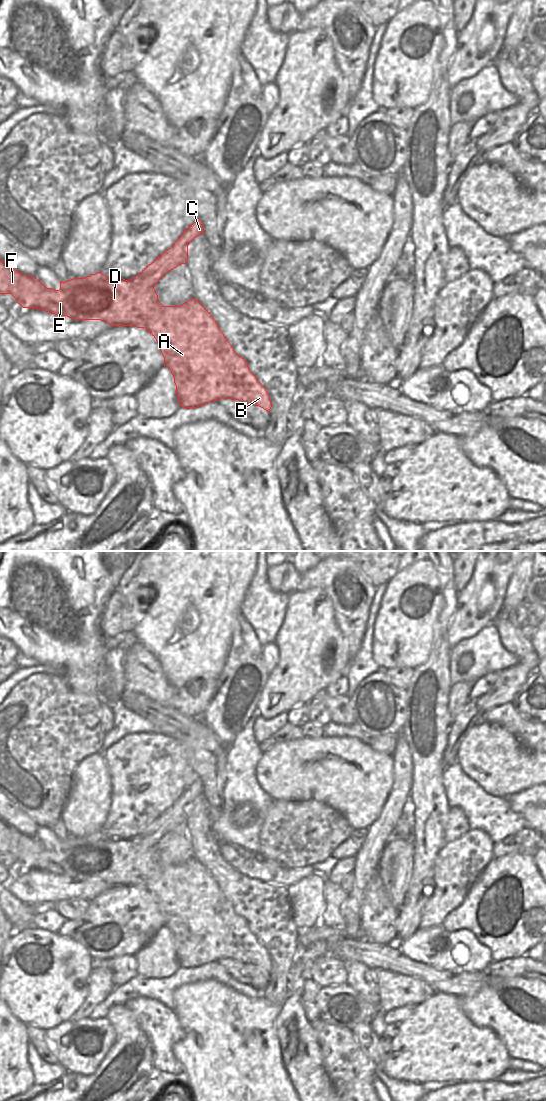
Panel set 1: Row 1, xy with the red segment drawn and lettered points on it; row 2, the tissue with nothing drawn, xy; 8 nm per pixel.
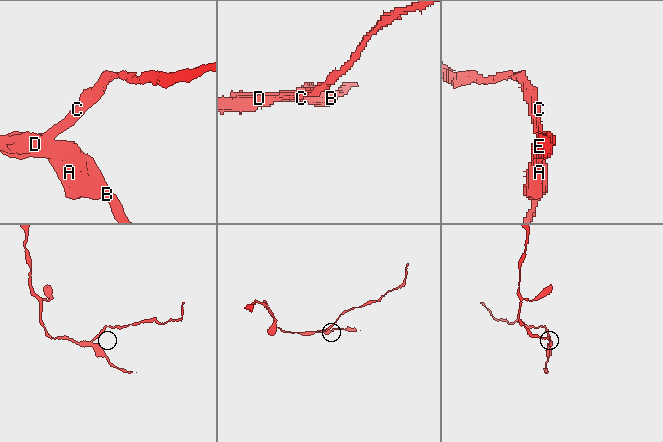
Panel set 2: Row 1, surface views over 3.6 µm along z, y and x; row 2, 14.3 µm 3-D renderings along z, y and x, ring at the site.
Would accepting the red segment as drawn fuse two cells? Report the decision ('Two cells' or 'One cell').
Two cells.

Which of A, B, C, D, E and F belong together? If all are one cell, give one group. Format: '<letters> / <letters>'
A B D E F / C

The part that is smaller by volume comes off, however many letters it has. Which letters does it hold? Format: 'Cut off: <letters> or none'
Cut off: C.

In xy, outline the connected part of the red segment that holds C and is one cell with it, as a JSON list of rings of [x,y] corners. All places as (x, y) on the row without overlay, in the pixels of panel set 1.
[[[198,778],[184,790],[171,808],[160,814],[131,840],[147,838],[150,841],[150,845],[154,848],[165,834],[181,824],[186,824],[188,819],[188,805],[201,794],[204,794],[204,785]]]

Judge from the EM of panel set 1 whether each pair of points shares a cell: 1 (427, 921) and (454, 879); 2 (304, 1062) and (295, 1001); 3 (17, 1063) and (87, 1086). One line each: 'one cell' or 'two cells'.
1: one cell
2: one cell
3: two cells

